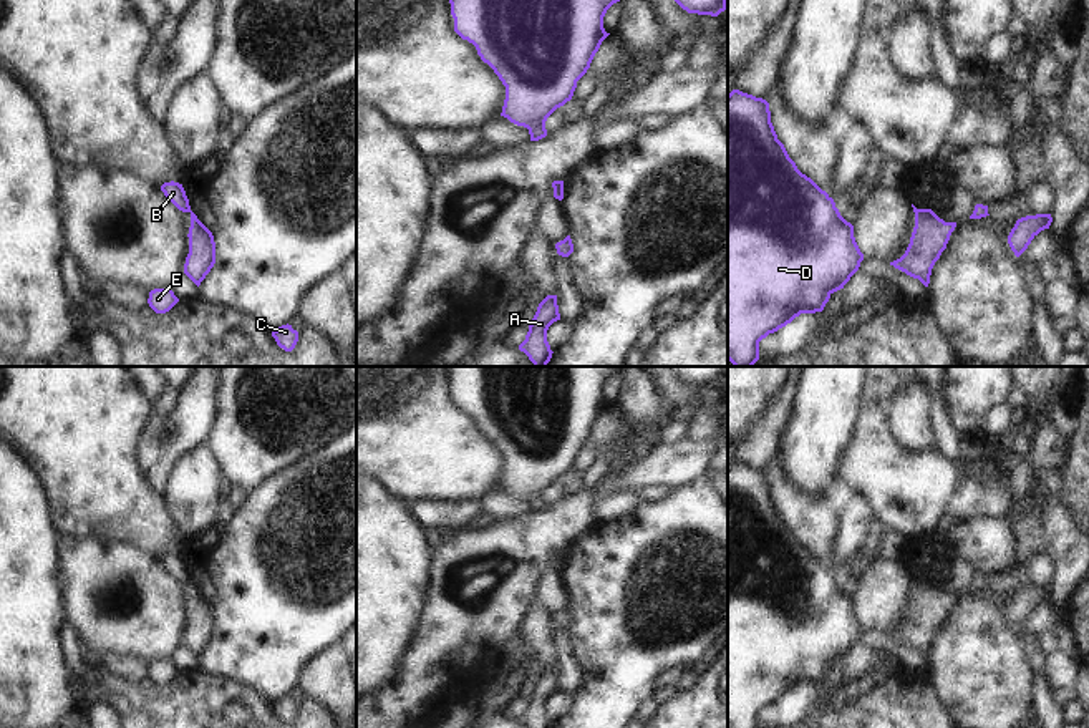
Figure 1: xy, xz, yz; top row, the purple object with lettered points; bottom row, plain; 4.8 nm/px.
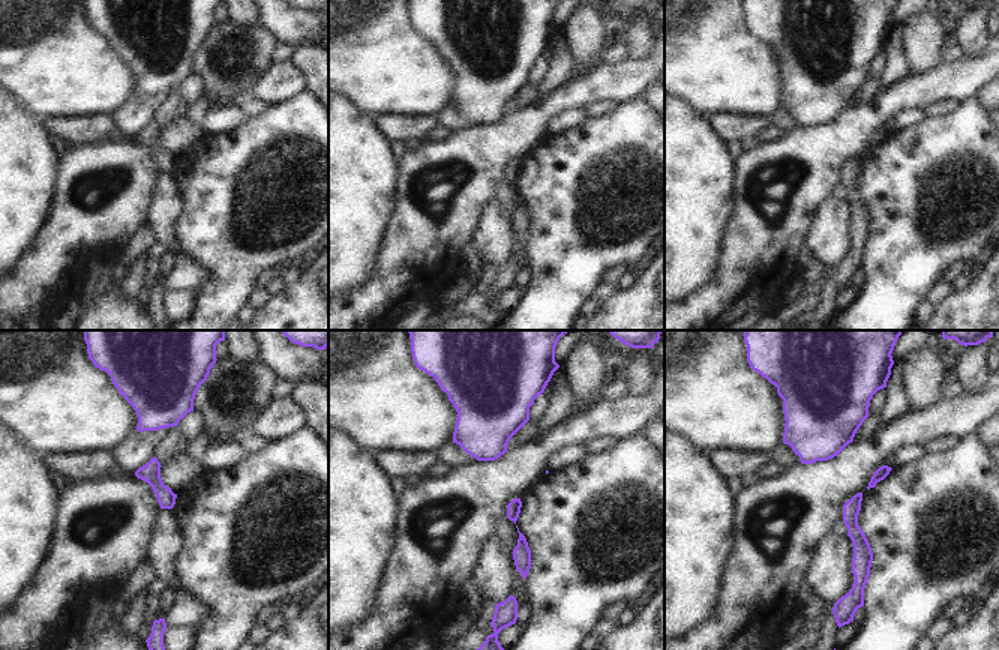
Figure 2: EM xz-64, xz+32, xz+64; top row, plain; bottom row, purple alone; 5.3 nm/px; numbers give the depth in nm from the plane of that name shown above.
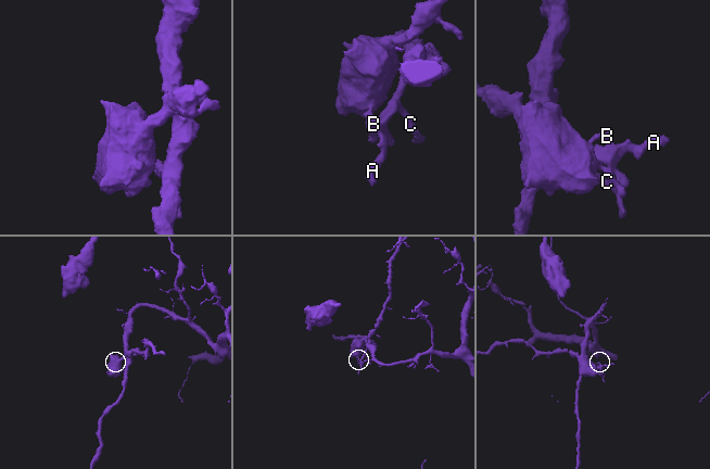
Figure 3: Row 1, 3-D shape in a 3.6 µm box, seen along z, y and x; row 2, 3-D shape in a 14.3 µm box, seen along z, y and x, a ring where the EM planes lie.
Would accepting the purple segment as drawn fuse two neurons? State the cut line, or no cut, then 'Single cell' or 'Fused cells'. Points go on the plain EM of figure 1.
Split along xz (561, 553), (554, 561). Fused cells.

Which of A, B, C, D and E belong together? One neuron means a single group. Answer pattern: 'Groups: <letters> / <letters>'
Groups: A C / B D E.

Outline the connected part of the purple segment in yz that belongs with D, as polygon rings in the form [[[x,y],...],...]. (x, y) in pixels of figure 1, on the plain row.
[[[733,461],[728,466],[728,728],[759,728],[759,713],[769,705],[786,698],[801,685],[822,683],[830,667],[844,660],[862,632],[864,625],[855,614],[854,597],[840,587],[834,570],[797,541],[784,516],[777,511],[771,494],[769,474]]]

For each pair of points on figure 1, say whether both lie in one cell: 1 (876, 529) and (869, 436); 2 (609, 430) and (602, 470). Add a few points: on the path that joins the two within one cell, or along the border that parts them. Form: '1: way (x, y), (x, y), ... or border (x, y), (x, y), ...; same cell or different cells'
1: border (876, 518), (885, 528); different cells
2: border (614, 451), (615, 463), (609, 473); different cells

